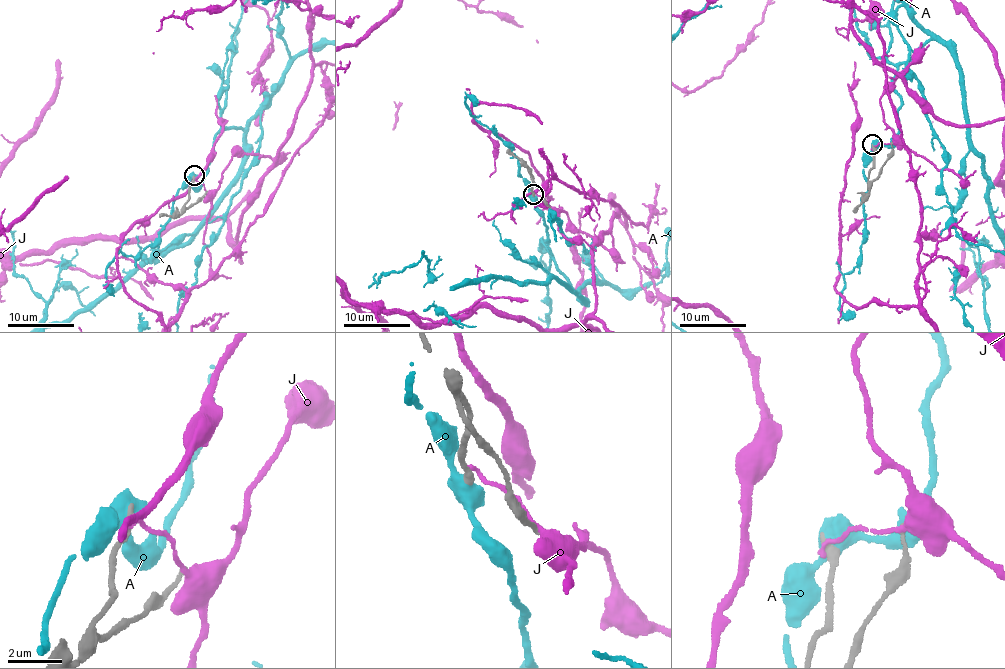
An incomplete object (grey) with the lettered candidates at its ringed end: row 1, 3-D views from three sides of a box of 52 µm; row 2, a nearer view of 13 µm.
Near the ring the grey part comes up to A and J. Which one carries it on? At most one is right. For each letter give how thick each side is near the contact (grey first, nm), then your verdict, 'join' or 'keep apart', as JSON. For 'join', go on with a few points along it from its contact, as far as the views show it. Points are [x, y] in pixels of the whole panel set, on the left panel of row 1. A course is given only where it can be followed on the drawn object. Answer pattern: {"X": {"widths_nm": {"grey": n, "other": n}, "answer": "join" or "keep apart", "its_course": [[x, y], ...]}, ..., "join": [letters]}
{"A": {"widths_nm": {"grey": 340, "other": 480}, "answer": "keep apart"}, "J": {"widths_nm": {"grey": 360, "other": 150}, "answer": "keep apart"}, "join": []}

